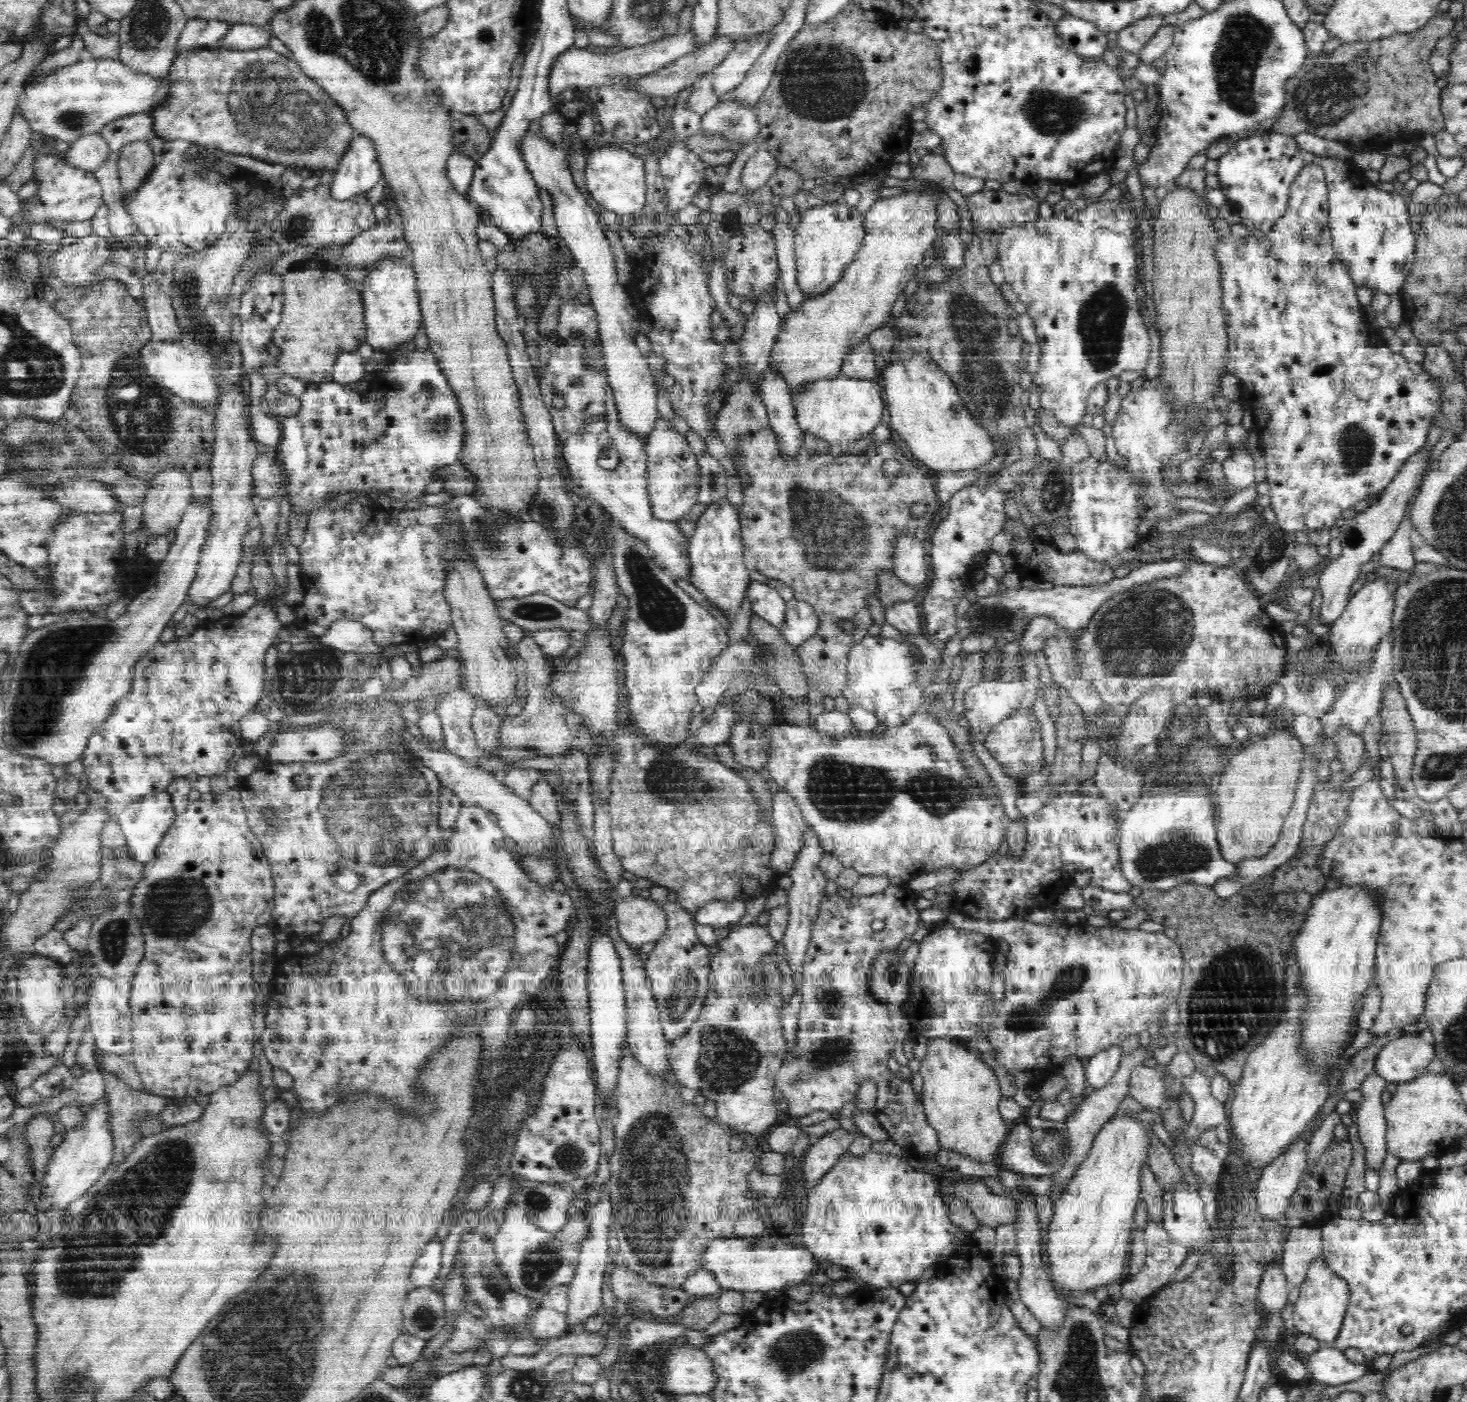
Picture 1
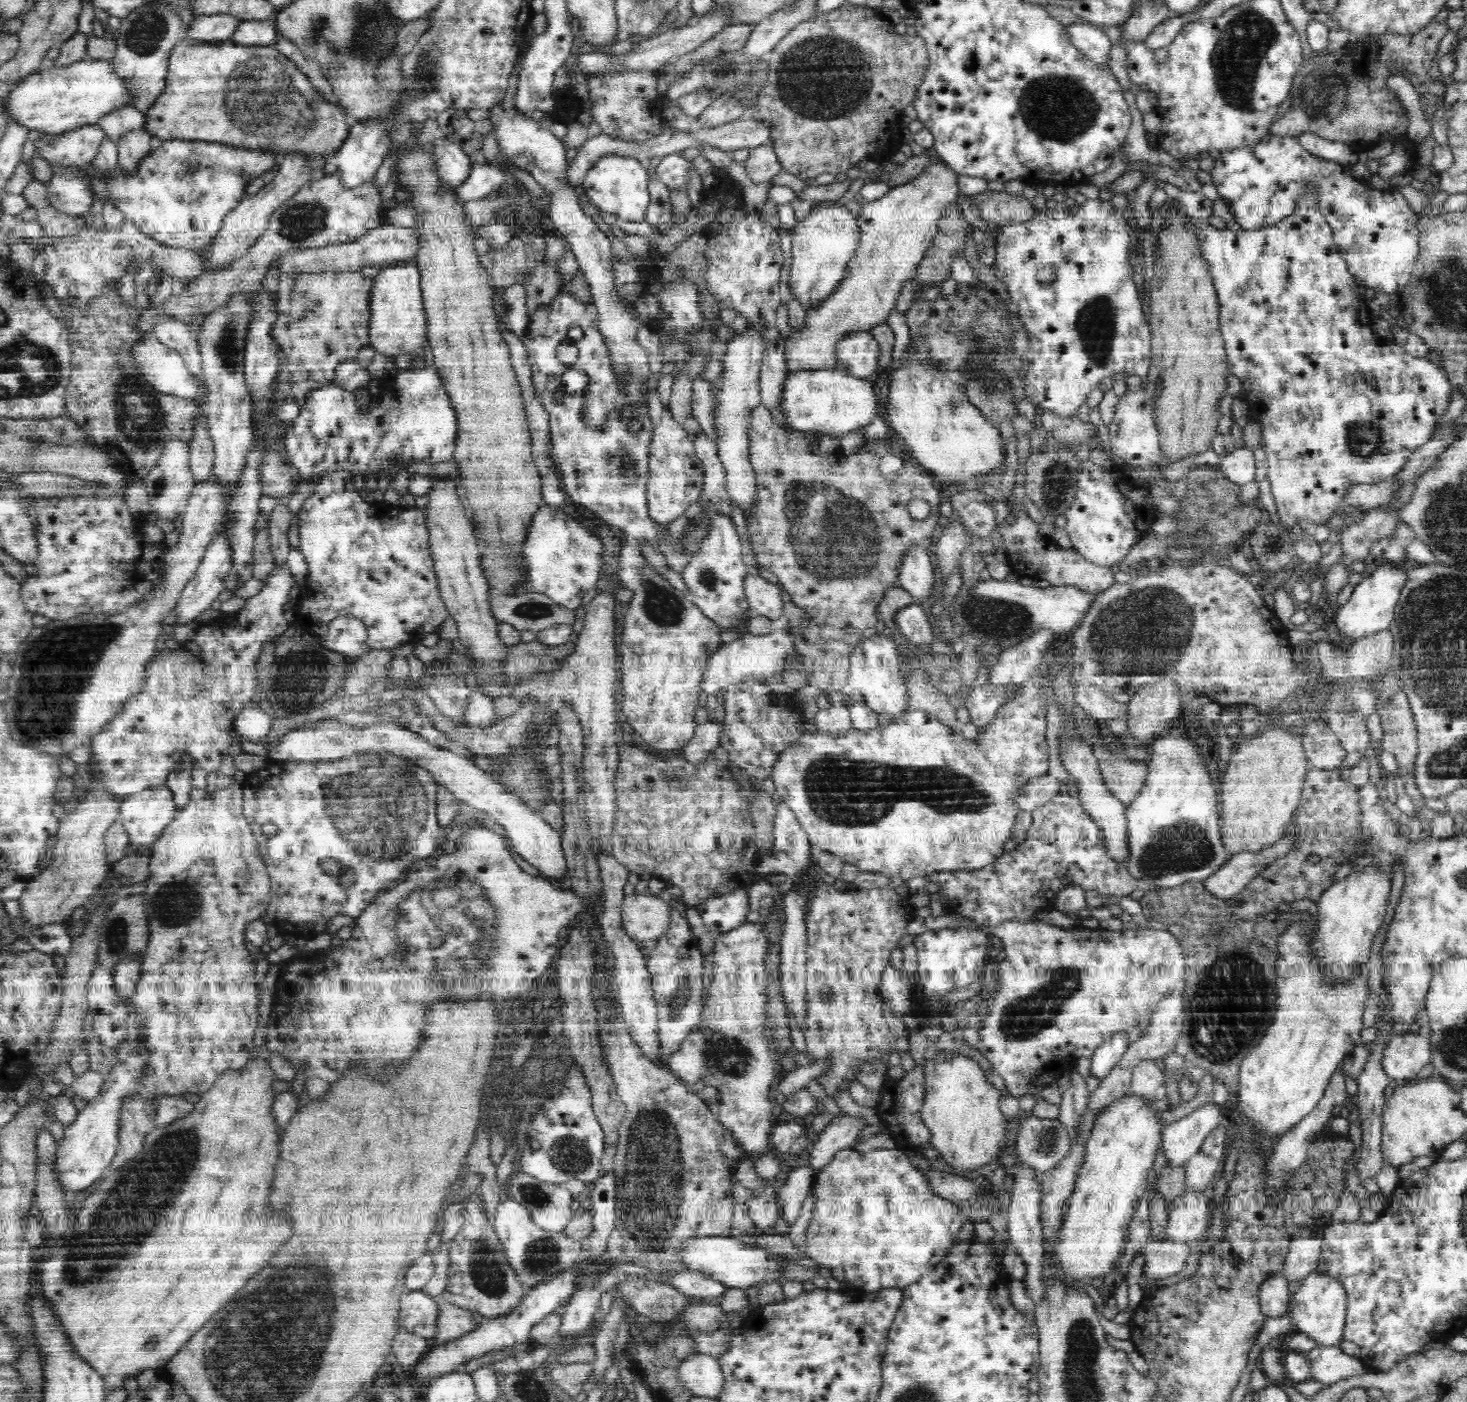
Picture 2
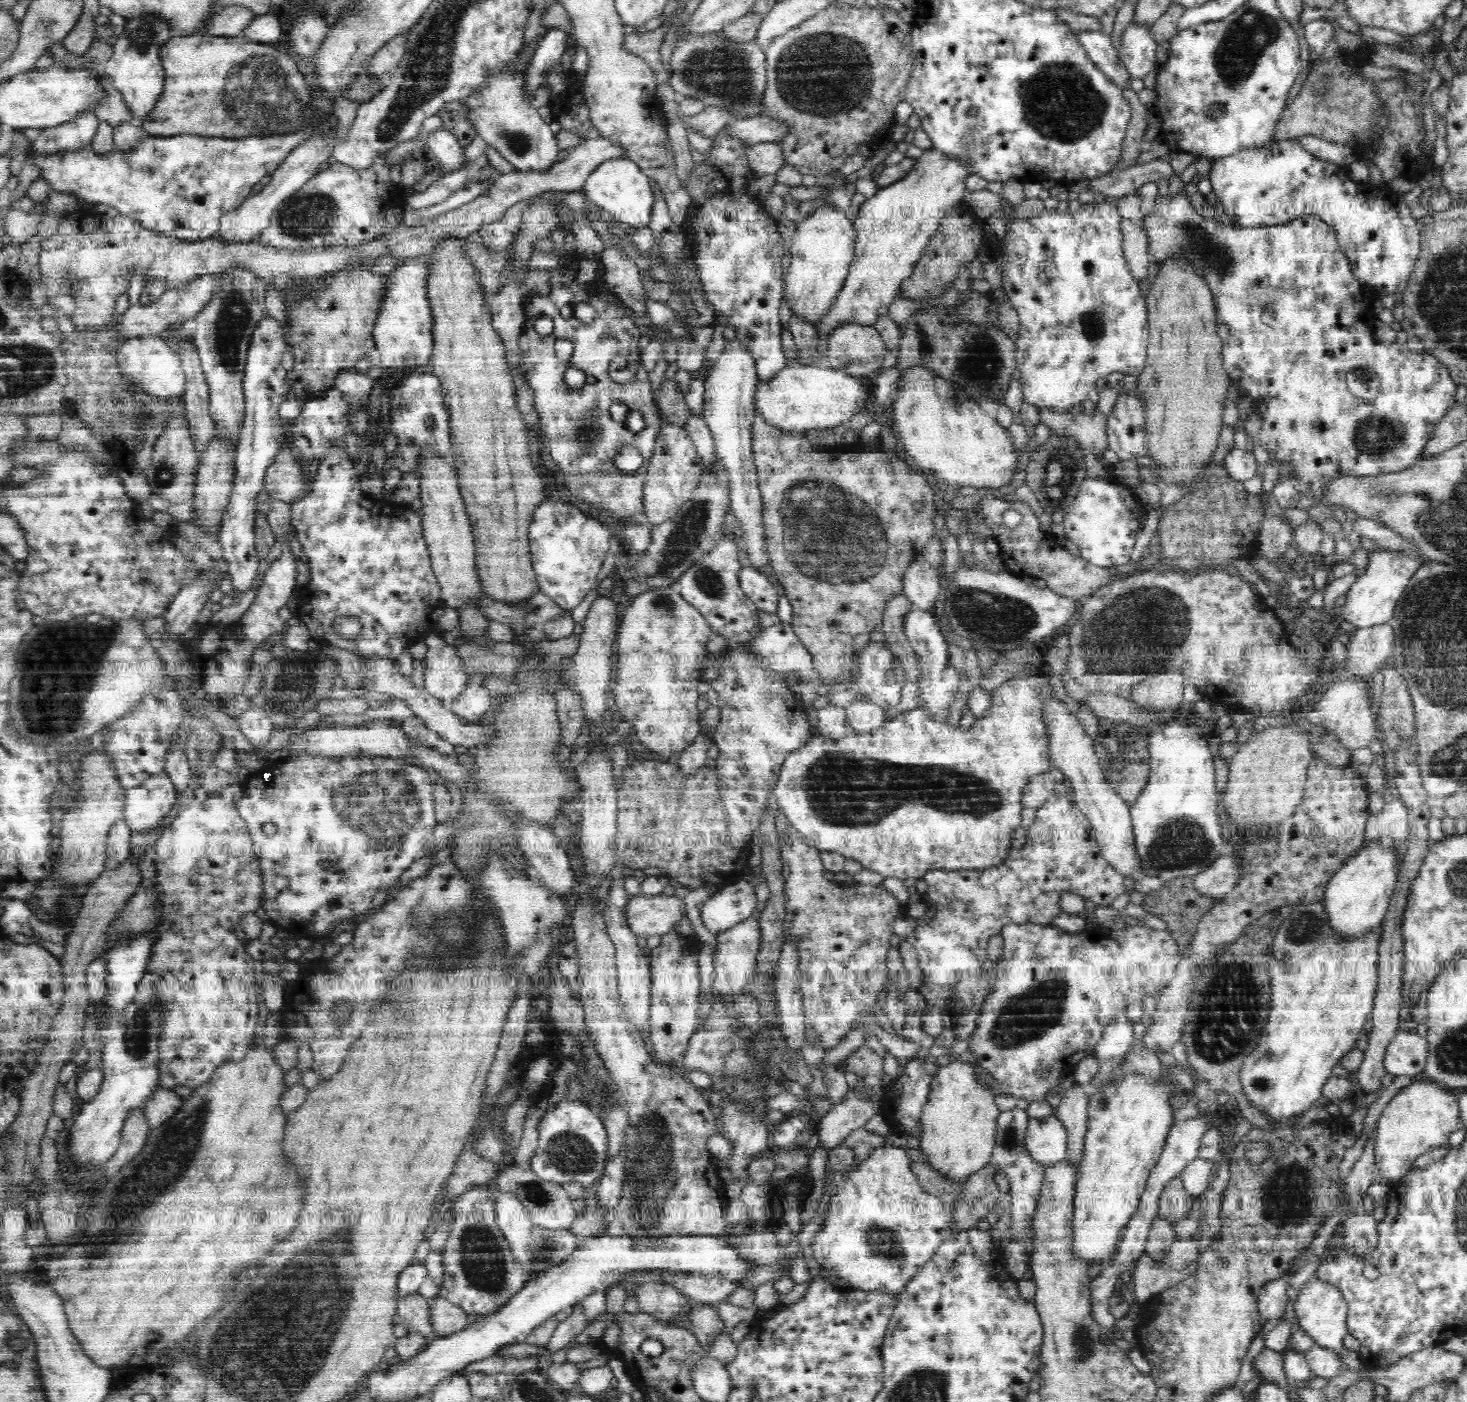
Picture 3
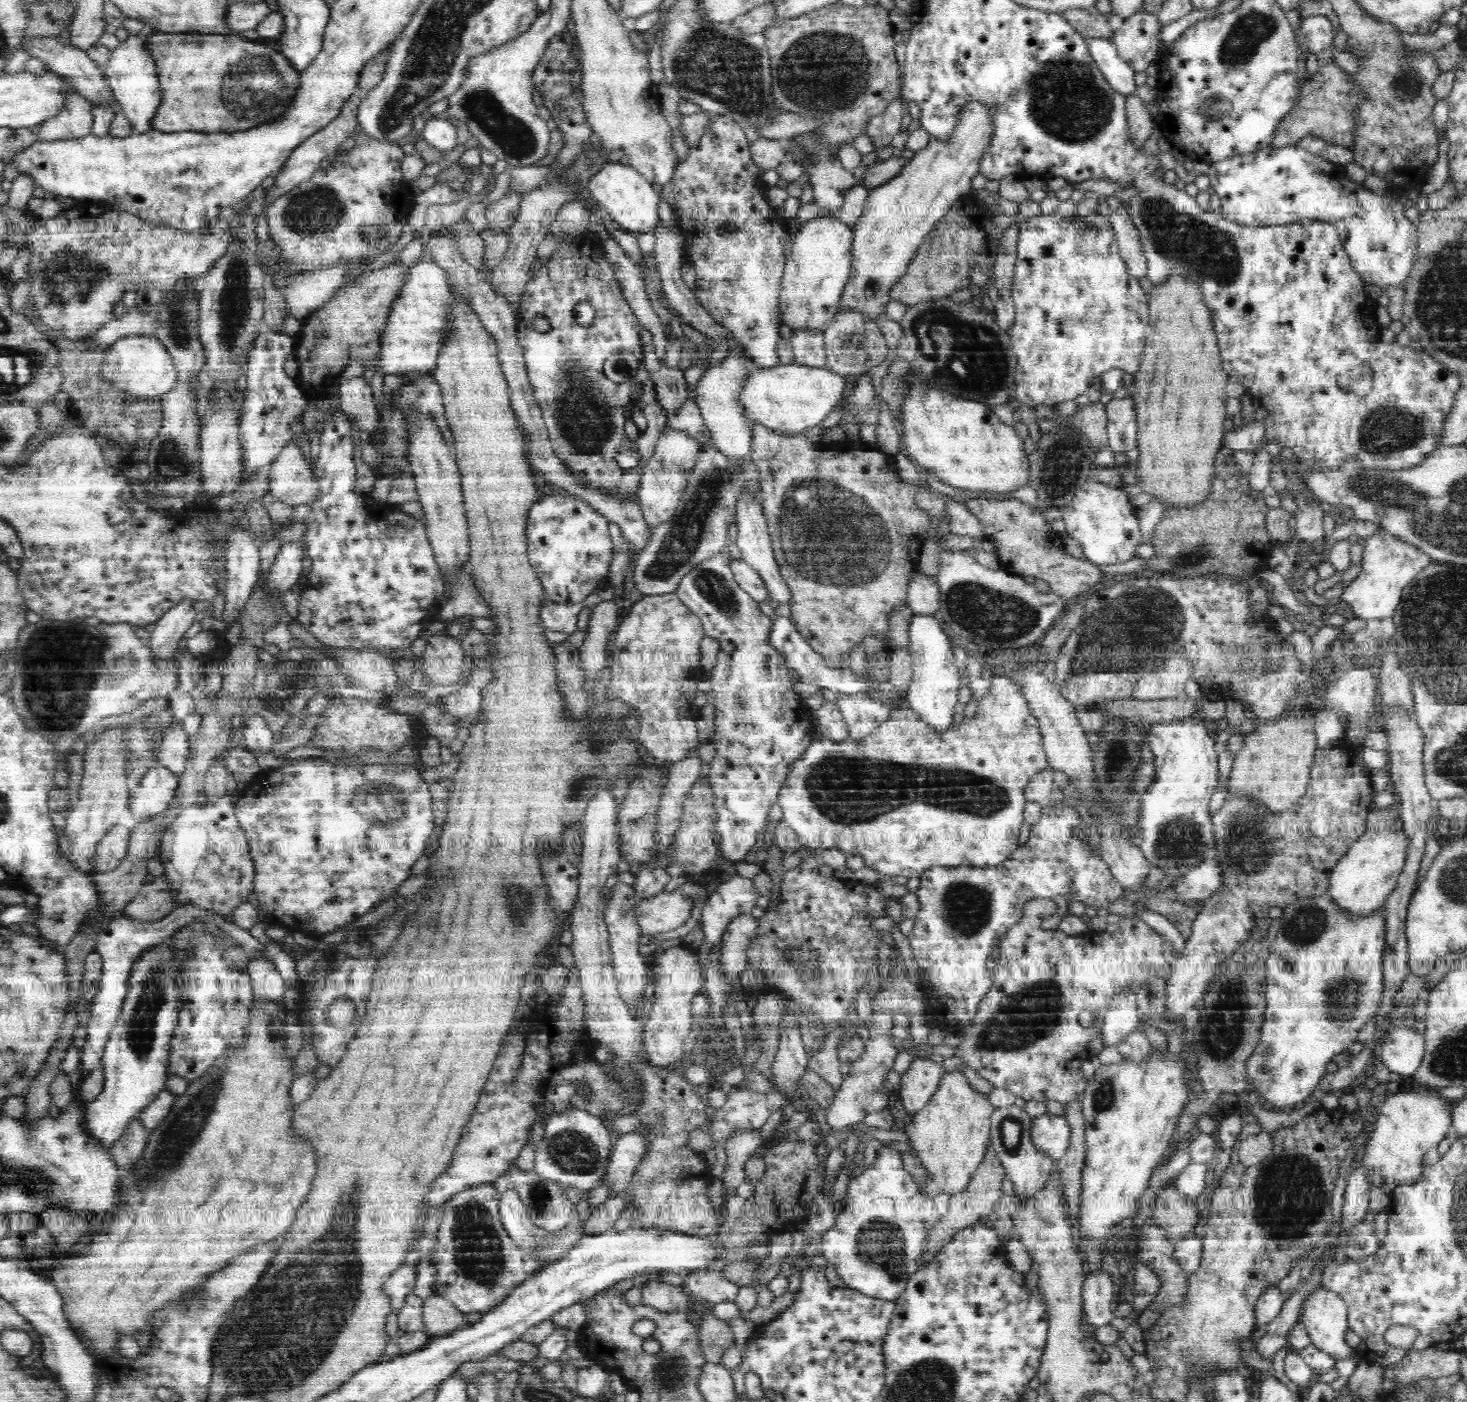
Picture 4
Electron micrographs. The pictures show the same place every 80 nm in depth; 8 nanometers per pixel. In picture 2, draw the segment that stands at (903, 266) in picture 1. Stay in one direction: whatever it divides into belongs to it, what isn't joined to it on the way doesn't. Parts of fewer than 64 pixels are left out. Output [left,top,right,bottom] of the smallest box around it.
[784,158,958,372]

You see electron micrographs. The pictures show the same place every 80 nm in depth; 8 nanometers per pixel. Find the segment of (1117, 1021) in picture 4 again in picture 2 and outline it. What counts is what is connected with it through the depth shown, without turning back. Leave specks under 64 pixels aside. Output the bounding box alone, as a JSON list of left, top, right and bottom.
[1089,1032,1129,1080]

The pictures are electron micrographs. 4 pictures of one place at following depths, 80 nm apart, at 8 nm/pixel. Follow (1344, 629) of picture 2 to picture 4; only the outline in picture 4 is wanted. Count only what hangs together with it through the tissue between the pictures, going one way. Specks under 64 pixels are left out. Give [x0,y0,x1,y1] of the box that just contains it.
[1341,530,1432,621]

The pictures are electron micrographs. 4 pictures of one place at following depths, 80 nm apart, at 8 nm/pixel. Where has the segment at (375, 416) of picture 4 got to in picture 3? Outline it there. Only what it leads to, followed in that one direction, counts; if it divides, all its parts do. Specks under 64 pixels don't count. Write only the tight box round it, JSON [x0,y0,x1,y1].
[334,367,374,408]

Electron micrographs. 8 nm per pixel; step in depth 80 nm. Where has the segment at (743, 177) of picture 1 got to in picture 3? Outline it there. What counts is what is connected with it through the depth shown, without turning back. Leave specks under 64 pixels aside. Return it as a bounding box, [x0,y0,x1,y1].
[748,142,785,178]

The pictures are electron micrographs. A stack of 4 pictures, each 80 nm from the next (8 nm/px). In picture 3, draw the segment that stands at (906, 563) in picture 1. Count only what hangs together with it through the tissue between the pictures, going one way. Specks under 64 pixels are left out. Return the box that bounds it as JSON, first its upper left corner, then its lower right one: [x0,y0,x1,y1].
[903,552,940,611]

